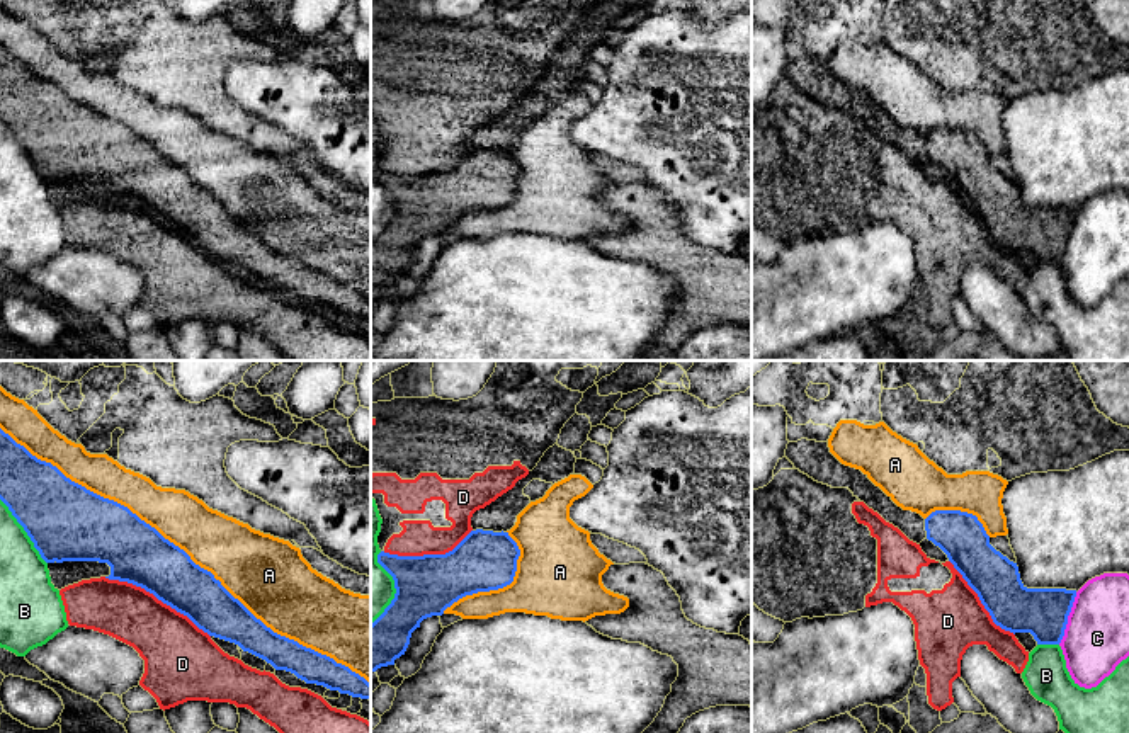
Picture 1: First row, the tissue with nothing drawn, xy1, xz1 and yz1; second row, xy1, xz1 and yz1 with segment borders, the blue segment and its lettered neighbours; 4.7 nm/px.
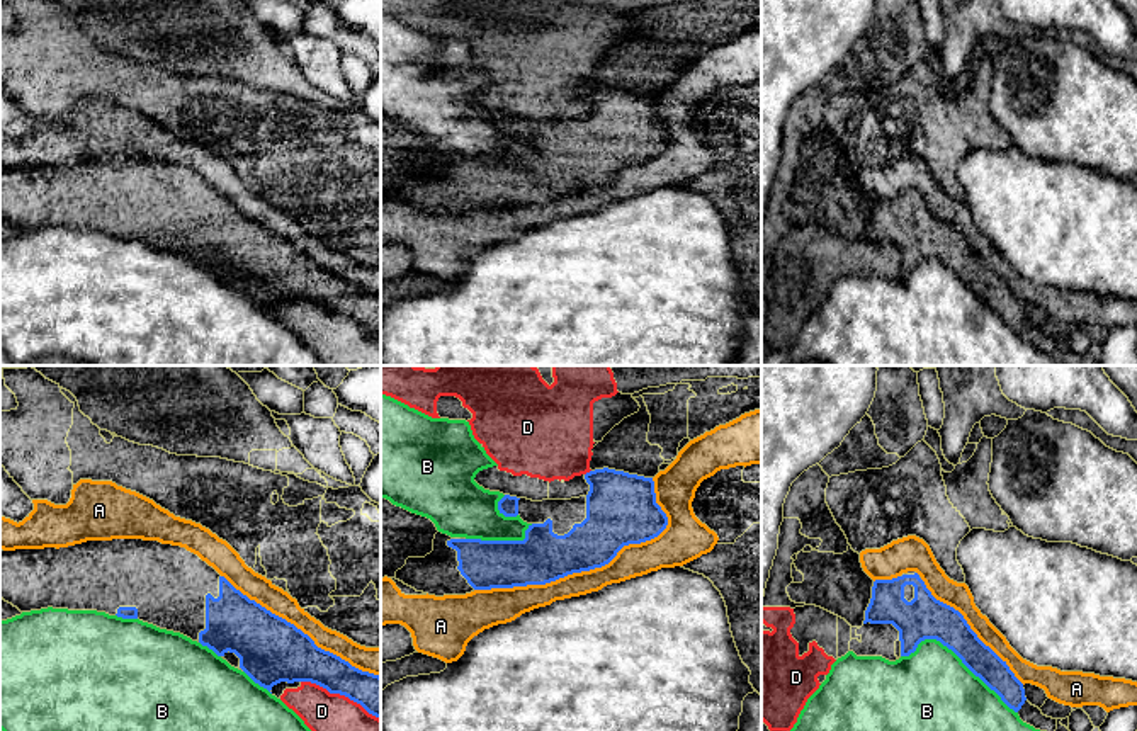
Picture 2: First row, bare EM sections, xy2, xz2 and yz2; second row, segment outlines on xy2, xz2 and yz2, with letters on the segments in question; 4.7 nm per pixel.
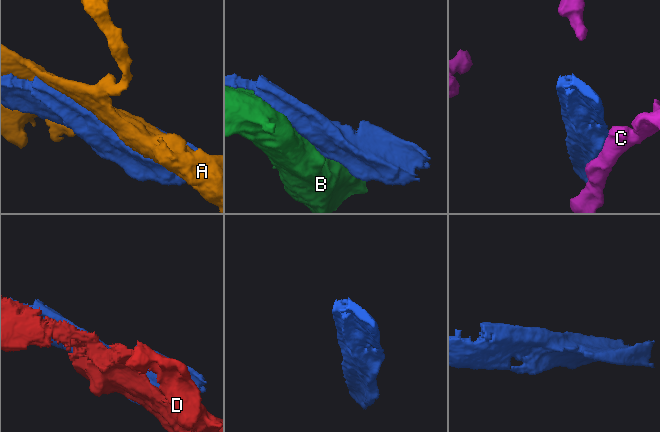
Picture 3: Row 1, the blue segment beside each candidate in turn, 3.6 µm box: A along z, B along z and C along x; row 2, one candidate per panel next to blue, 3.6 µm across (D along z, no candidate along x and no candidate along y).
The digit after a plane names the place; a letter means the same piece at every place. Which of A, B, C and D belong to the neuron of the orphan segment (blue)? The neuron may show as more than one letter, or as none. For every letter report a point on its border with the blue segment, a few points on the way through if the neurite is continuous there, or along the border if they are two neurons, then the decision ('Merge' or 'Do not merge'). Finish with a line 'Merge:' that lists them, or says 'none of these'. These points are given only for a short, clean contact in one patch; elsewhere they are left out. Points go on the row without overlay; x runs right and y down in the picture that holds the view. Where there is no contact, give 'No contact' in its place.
A: Touches blue at xy1 (186, 172). Do not merge
B: Touches blue at yz2 (959, 276). Do not merge
C: Touches blue at yz1 (1066, 237). Do not merge
D: Touches blue at xy1 (157, 216). Do not merge
Merge: none of these

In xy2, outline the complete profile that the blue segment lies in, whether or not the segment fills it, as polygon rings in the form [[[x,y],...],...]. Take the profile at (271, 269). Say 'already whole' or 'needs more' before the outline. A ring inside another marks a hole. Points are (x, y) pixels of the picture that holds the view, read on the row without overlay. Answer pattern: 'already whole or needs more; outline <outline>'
needs more; outline [[[143,158],[87,160],[68,167],[0,168],[0,218],[20,231],[41,228],[97,230],[139,238],[180,252],[212,269],[240,277],[240,287],[260,306],[311,301],[360,323],[381,338],[381,296],[325,270],[286,238],[236,209],[212,185],[180,165]]]

